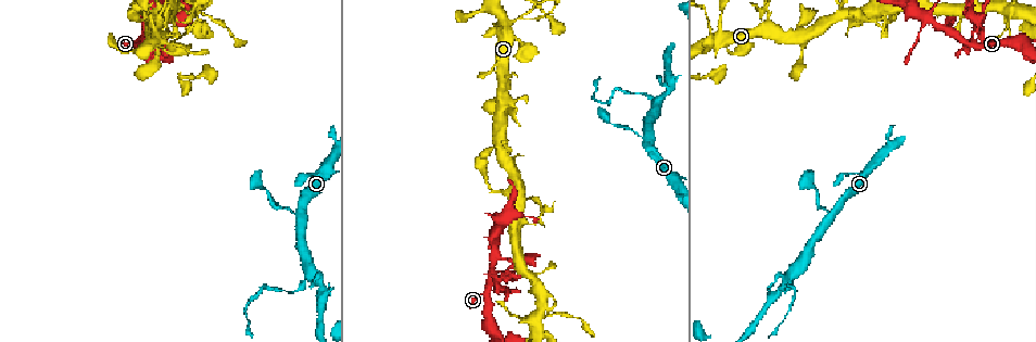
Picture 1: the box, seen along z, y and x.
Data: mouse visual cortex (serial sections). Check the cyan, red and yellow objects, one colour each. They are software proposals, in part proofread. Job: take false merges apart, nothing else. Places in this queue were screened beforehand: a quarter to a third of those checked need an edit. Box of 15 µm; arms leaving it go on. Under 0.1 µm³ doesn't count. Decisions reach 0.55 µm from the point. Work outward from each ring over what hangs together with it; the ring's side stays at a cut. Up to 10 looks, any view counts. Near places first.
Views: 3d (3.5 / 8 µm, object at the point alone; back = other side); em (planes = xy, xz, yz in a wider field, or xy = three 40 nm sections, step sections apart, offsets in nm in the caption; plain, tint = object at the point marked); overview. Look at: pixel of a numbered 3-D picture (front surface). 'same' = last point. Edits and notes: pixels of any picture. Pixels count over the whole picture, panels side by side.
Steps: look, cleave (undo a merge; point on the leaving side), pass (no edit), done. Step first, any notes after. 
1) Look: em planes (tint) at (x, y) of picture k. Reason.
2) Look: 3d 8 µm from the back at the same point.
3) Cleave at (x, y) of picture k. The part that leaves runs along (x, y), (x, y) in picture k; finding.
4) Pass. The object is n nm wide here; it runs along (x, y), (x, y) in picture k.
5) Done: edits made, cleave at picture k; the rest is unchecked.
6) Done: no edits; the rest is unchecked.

Look: 3d 3.5 µm at (302, 216) of picture 1. Three arms meet.

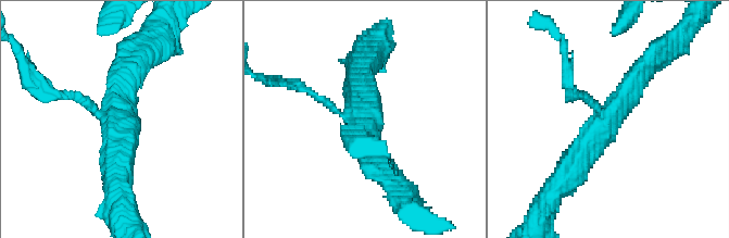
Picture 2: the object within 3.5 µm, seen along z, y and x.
Look: em xy step 5 (tint) at (610, 119) of picture 2. 3 arms meet here; the arms are 100, 300, 400 nm wide.

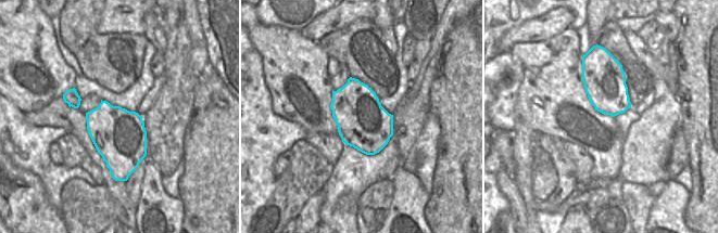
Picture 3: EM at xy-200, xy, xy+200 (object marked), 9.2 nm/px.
Pass. It runs along (650, 60), (566, 177) in picture 2; continuous, no second cell.

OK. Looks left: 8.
Look: 3d 8 µm at (658, 101) of picture 1.

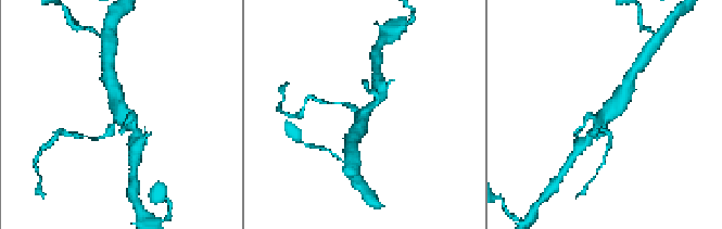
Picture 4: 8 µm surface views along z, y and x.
Look: em xy step 2 (tint) at (121, 115) of picture 4. Need the tissue.

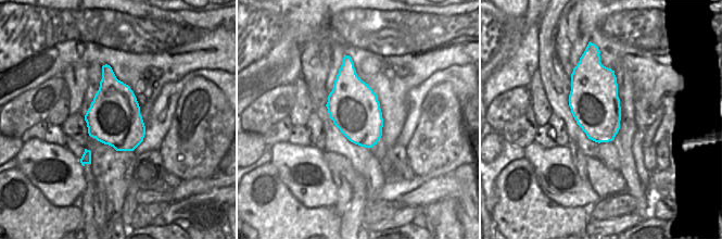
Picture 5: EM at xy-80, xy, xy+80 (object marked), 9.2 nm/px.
Cleave at (598, 136) of picture 4. The part that leaves runs along (114, 124), (103, 137), (76, 137) in picture 4; two cells meet here.

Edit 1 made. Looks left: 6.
Look: 3d 3.5 µm at (805, 46) of picture 1. Four or more arms meet.

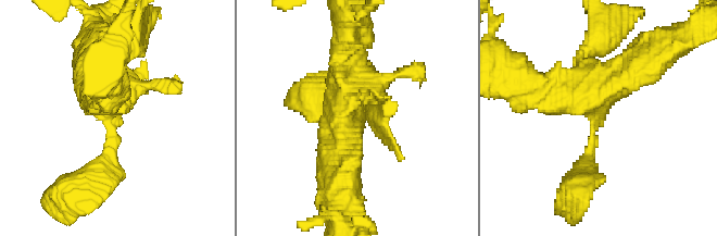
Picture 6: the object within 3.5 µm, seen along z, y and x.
Look: em planes (tint) at (595, 109) of picture 6.

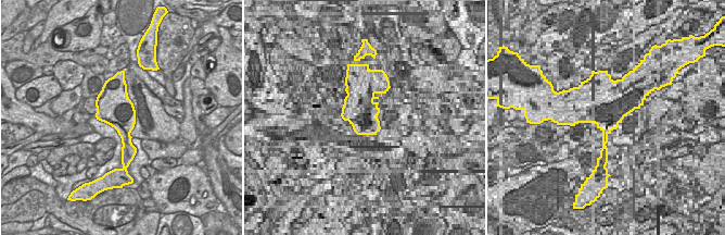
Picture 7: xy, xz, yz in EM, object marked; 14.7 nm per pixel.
Pass. All the same cell.

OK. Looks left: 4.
Look: 3d 3.5 µm at (499, 145) of picture 1. Small branch off a trunk.

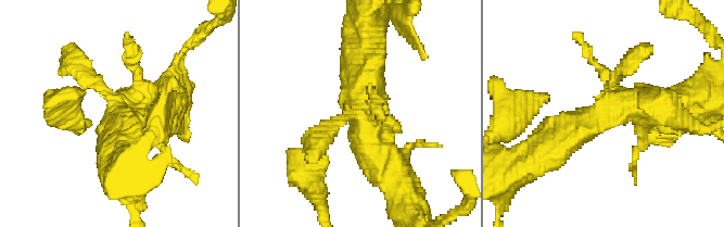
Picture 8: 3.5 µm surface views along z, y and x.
Look: em xy step 5 (tint) at (117, 112) of picture 8. Now the EM.

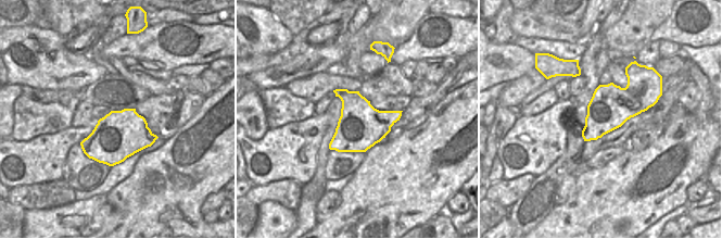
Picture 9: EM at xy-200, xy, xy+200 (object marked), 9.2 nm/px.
Pass. 4 arms meet here; the arms are 150, 150, 500, 500 nm wide; it runs along (544, 152), (619, 105), (663, 109) in picture 8; one cell here.

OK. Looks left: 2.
Done: edits made, cleave at picture 4; the rest is unchecked.

